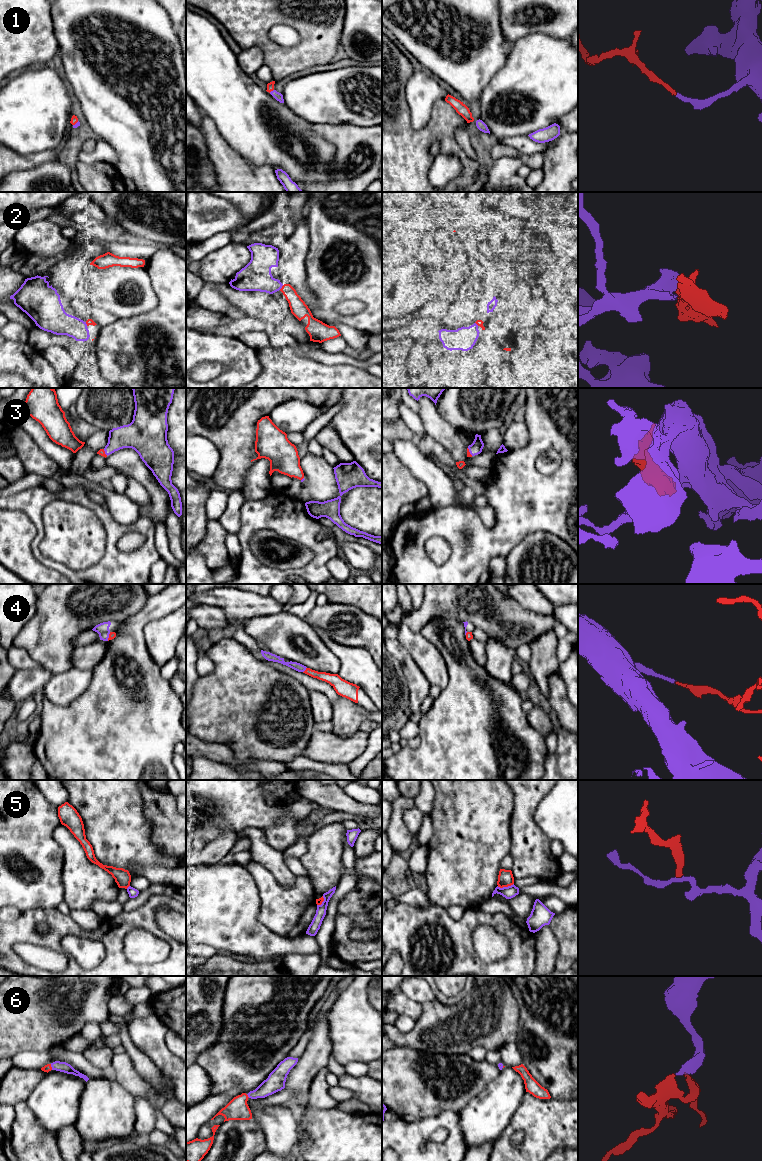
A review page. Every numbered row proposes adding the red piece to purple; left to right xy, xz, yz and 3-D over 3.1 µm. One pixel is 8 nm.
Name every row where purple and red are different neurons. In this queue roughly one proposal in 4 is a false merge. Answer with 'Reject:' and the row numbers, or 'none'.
Reject: 5

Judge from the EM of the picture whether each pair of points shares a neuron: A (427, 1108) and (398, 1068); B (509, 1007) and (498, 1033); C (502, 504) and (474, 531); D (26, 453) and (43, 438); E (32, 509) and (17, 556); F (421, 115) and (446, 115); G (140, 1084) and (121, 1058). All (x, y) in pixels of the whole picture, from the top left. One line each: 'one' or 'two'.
A: one
B: one
C: one
D: two
E: two
F: two
G: one

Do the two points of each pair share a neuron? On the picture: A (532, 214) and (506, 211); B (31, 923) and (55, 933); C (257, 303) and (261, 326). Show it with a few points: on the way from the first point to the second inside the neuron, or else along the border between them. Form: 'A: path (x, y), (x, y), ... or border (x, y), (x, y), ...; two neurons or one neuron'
A: path (526, 211), (512, 211); one neuron
B: path (38, 919), (46, 919), (53, 926); one neuron
C: border (246, 315), (263, 320), (271, 330); two neurons

